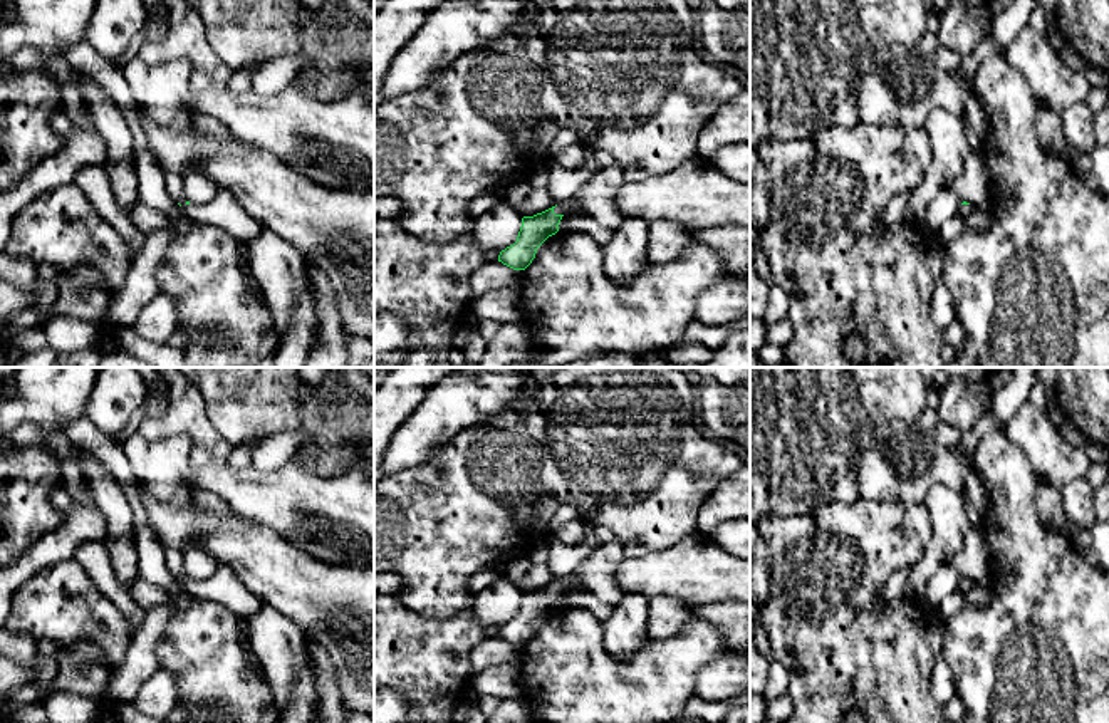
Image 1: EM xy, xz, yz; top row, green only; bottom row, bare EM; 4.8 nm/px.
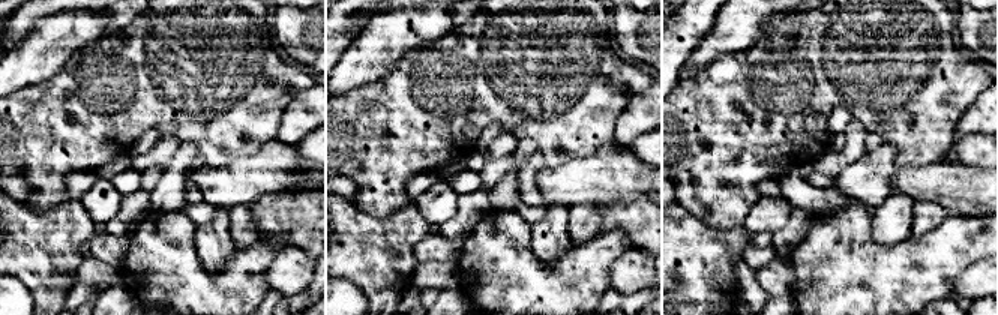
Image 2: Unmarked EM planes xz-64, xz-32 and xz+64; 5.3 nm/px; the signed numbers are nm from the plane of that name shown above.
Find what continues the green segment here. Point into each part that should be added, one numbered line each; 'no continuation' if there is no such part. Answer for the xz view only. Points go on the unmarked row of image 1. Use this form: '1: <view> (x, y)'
1: xz (596, 574)

